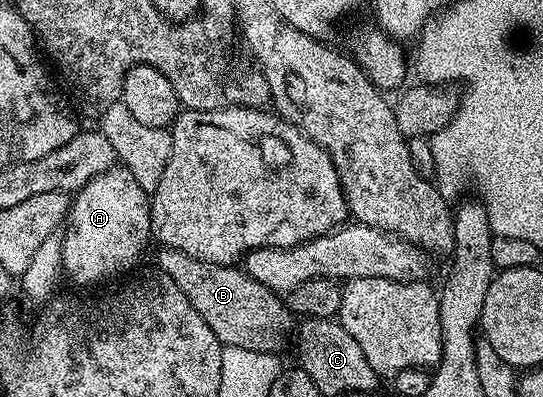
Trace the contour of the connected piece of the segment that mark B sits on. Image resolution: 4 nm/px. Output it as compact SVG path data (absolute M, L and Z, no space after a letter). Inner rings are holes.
M164 248L161 253L158 267L170 274L170 278L174 278L178 290L182 290L186 298L190 298L190 306L194 306L194 310L202 314L202 322L206 322L206 326L214 330L221 345L279 353L280 347L287 340L289 343L294 316L287 303L277 293L262 286L262 282L250 278L243 267L207 264L173 248Z

